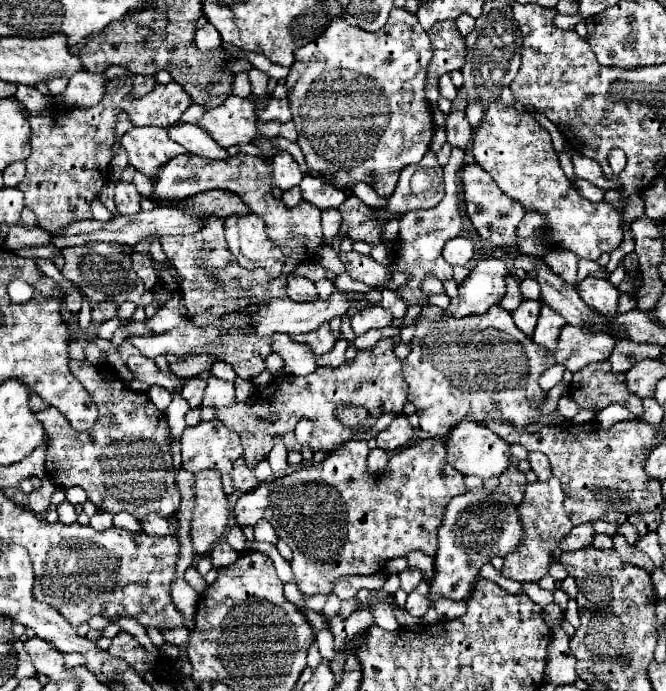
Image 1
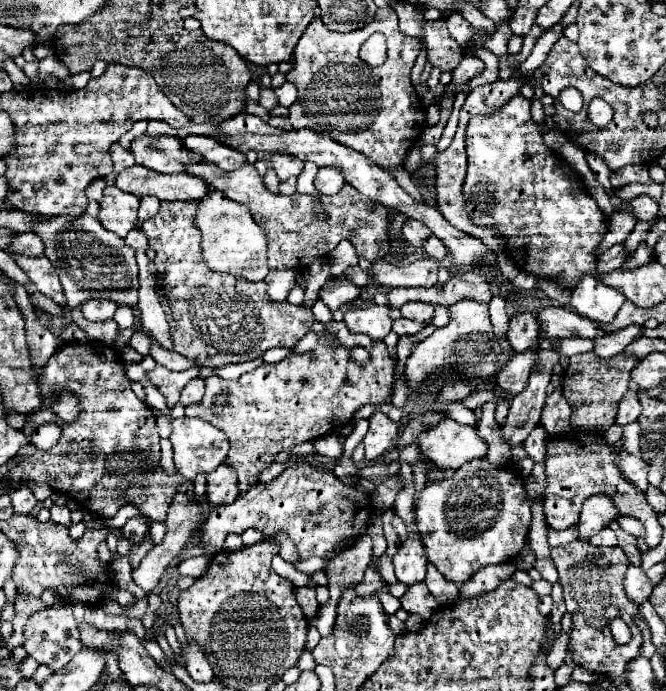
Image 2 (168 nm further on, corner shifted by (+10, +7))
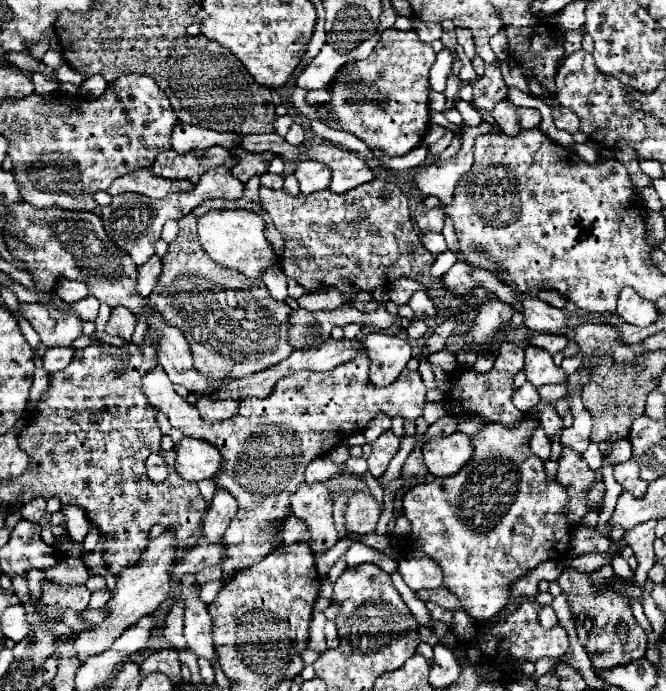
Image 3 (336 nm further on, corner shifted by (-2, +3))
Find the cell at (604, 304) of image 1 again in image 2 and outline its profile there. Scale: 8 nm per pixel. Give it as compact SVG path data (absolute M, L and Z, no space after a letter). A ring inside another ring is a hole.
M584 275L580 283L572 289L570 297L570 305L576 309L576 313L598 323L610 323L624 301L626 297L618 289L604 285L592 275Z

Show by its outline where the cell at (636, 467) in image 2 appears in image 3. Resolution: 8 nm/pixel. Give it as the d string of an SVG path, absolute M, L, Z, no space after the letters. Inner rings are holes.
M630 459L630 461L626 461L626 463L620 463L620 465L614 467L614 477L616 477L616 481L618 481L626 491L630 491L636 499L642 499L642 497L646 495L648 483L642 481L642 479L638 477L638 473L640 473L640 465L638 465L634 459Z

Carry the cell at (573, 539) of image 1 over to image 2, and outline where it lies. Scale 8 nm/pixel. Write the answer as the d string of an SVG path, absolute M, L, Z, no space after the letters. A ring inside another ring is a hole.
M590 497L584 501L584 513L580 515L580 521L576 525L578 531L578 539L588 541L590 537L594 537L602 527L606 527L610 521L618 519L620 513L618 509L612 505L612 501L608 497Z

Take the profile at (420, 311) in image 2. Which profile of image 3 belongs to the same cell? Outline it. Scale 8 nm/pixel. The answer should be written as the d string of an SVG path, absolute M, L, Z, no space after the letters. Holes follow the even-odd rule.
M414 319L414 321L410 323L410 327L406 329L408 337L410 337L410 339L414 339L414 341L418 341L420 337L424 337L424 335L426 335L426 331L428 331L428 325L426 325L422 319Z

